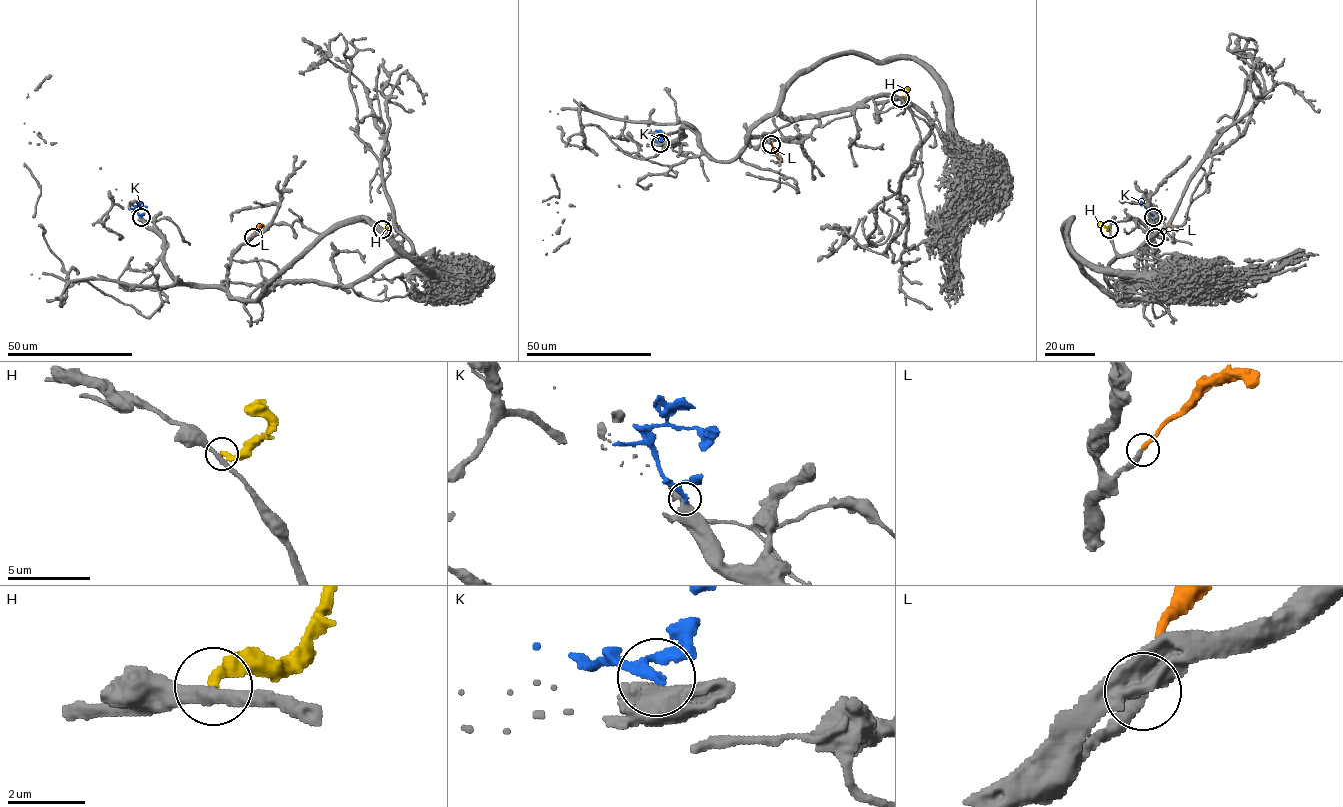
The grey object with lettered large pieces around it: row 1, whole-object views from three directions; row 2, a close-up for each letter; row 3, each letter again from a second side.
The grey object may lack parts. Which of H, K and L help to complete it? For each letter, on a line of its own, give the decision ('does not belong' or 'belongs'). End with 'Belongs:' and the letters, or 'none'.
H: does not belong
K: does not belong
L: belongs
Belongs: L

